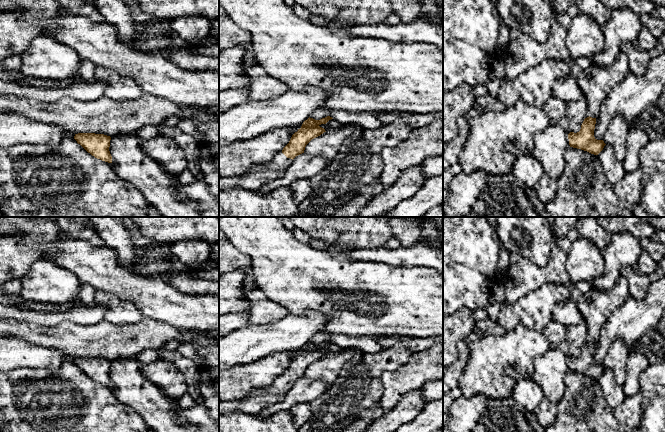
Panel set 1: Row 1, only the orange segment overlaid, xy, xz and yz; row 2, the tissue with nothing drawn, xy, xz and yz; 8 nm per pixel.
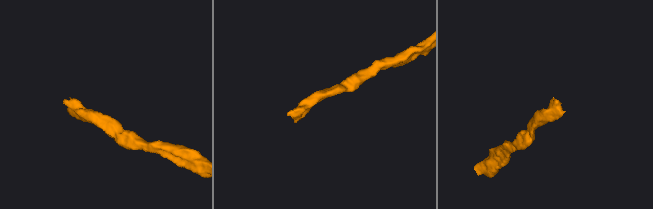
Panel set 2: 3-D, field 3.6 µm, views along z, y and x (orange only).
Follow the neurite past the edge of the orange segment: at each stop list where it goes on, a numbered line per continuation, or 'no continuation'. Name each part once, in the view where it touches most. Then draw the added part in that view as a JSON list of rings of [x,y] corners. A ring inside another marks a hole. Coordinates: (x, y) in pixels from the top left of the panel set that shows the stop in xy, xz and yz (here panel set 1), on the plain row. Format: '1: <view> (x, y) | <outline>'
1: xz (280, 386) | [[[282,375],[278,376],[275,381],[266,387],[262,388],[254,388],[249,393],[249,396],[257,396],[257,395],[281,395],[286,394],[291,388],[293,384],[287,382]]]

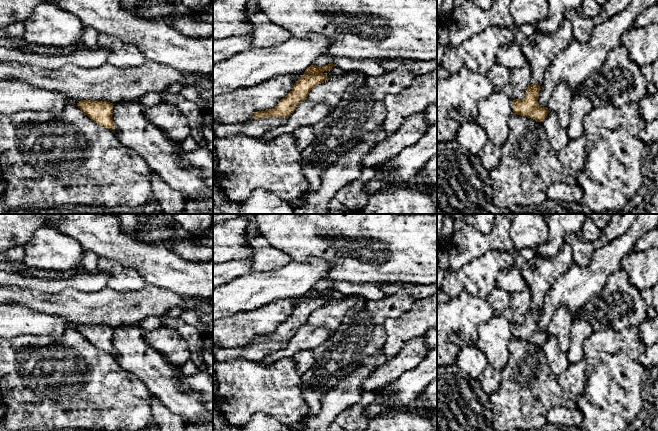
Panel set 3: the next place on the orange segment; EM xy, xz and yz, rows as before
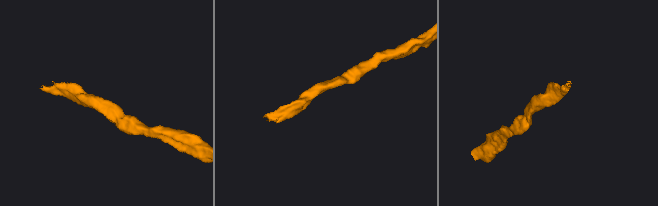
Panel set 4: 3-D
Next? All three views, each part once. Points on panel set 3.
no continuation

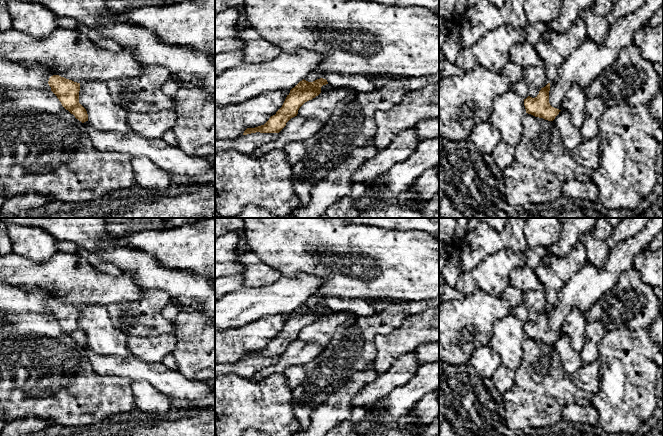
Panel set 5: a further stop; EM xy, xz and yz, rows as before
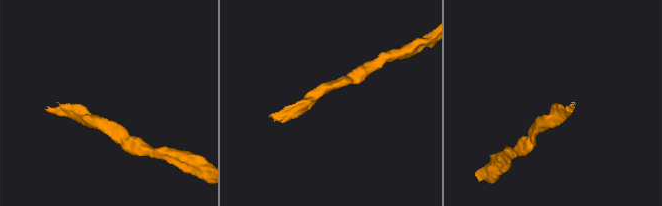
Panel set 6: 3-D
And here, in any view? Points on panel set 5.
no continuation

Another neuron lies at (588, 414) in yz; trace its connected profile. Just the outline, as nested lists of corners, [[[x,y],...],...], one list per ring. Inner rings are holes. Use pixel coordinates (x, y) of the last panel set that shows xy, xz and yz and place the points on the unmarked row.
[[[591,403],[586,406],[570,404],[563,409],[562,421],[578,422],[581,424],[588,423],[597,427],[598,412]]]

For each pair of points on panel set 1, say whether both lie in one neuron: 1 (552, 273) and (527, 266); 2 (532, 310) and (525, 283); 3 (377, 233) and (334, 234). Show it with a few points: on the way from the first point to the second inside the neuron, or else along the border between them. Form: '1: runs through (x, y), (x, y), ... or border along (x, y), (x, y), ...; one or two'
1: runs through (546, 273), (533, 272); one
2: border along (550, 283), (544, 283), (513, 303), (507, 303); two
3: runs through (366, 231), (345, 231); one

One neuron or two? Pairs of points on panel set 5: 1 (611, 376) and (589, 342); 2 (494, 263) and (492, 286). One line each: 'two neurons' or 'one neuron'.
1: two neurons
2: one neuron

